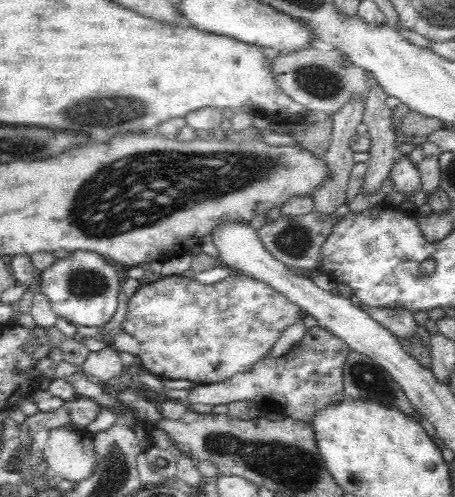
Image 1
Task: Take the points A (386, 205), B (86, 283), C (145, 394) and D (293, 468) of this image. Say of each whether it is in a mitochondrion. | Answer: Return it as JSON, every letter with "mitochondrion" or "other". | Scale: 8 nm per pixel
{"A":"other","B":"mitochondrion","C":"other","D":"mitochondrion"}

